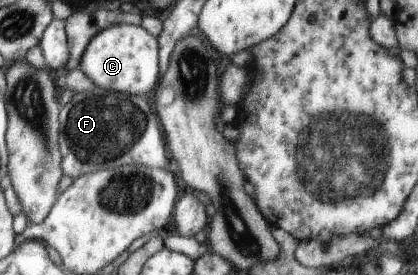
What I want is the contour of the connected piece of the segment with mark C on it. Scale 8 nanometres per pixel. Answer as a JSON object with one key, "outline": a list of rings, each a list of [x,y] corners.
{"outline":[[[116,24],[94,35],[88,49],[80,59],[79,69],[87,75],[100,89],[145,96],[150,93],[158,79],[159,68],[158,40],[142,26],[133,24]]]}

